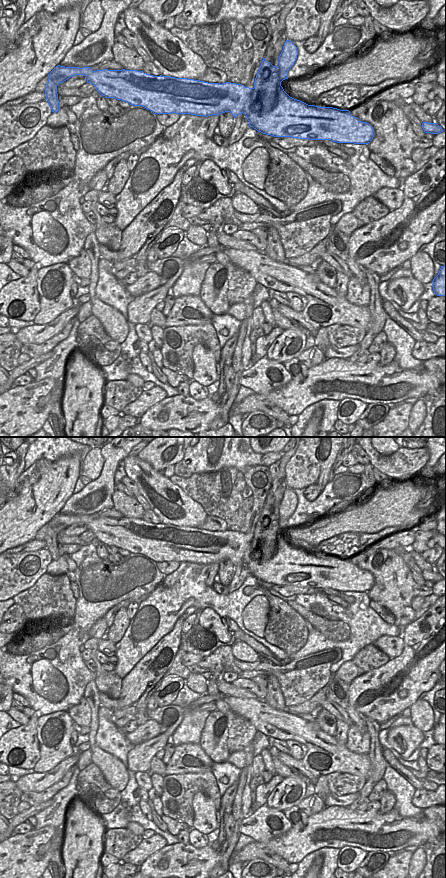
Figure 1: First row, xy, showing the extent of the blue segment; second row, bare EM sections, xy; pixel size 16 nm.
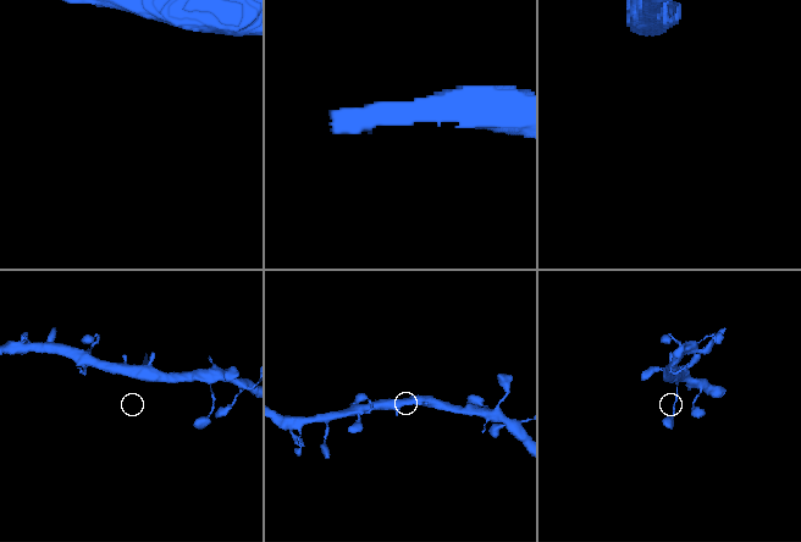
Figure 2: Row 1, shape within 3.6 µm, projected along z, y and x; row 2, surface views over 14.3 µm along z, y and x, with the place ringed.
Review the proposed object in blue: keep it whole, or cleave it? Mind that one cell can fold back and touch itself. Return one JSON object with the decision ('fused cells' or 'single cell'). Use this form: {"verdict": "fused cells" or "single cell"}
{"verdict": "single cell"}

